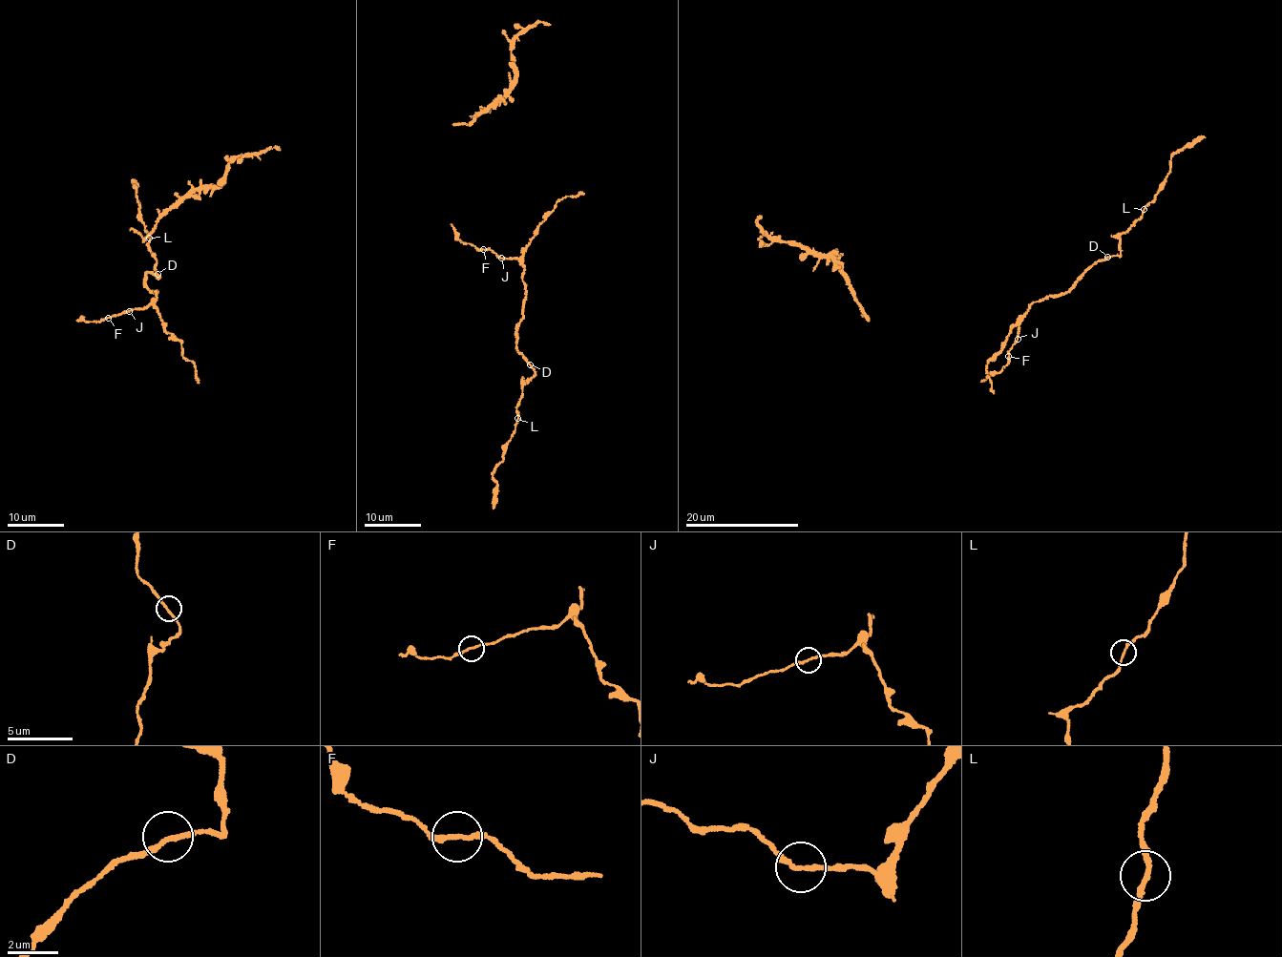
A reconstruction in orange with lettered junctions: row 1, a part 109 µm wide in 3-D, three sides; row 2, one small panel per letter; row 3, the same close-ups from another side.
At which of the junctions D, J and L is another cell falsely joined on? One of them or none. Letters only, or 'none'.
J

